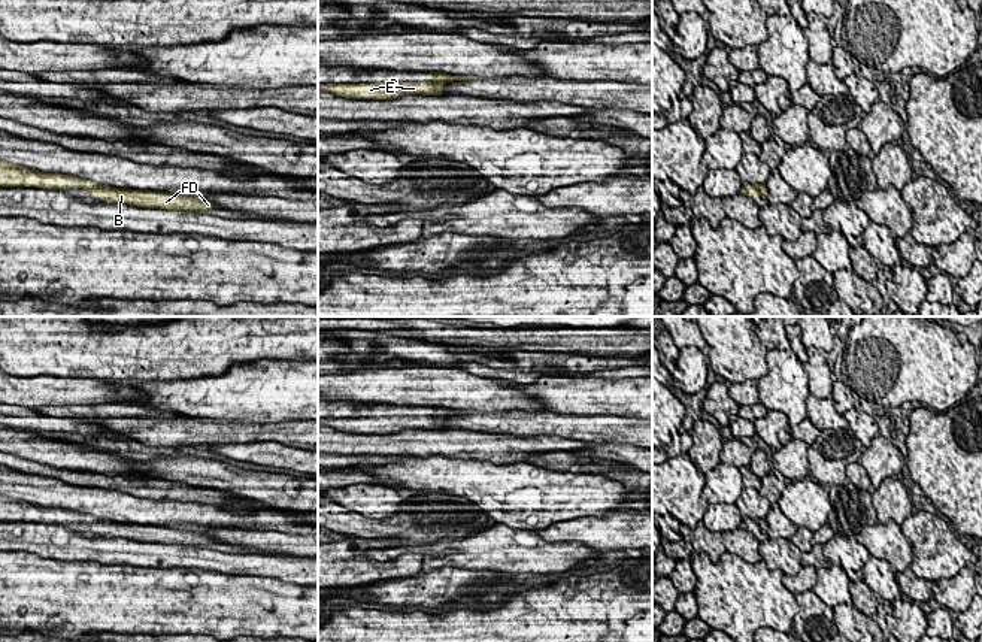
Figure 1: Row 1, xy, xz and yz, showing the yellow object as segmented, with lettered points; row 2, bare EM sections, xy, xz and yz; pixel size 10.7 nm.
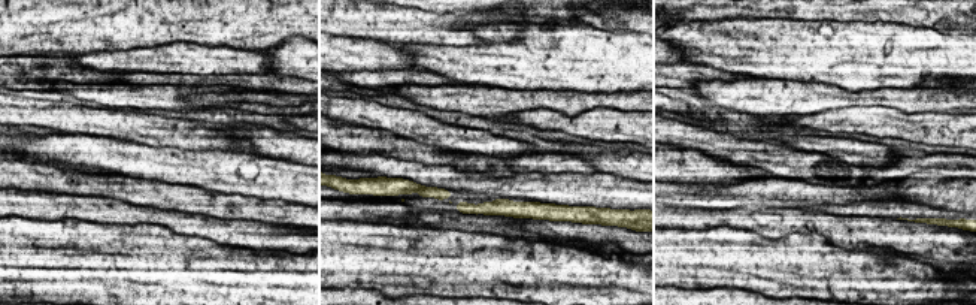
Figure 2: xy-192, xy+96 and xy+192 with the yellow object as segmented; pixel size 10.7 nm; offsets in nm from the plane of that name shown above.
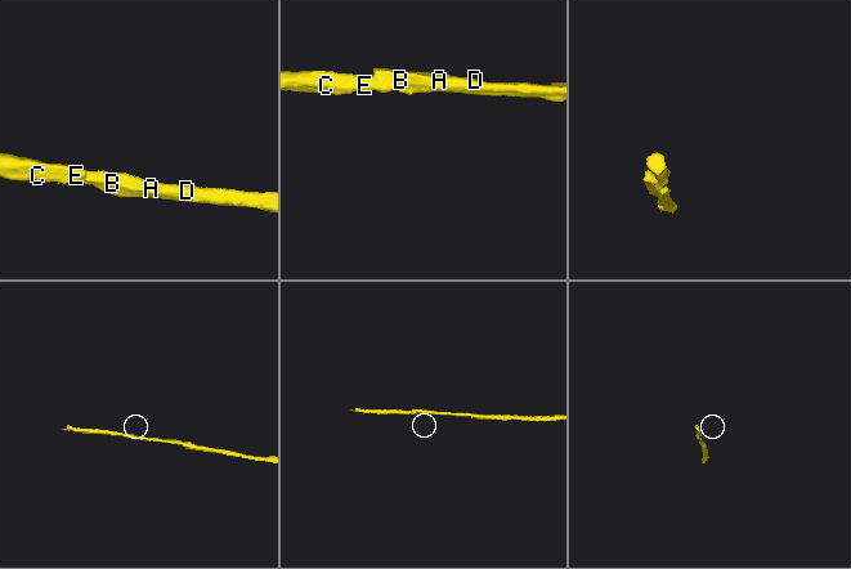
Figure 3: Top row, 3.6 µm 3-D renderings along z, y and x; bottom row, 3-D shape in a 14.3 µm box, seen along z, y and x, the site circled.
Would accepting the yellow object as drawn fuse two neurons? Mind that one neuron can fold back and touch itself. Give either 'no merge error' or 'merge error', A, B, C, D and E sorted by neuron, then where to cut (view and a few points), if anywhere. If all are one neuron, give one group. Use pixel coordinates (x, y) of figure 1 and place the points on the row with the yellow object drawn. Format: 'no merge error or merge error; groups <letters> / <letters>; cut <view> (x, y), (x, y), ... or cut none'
no merge error; groups A B C D E; cut none

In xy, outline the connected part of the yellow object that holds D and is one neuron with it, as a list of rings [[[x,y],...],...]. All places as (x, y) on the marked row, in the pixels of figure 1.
[[[0,161],[0,187],[40,187],[51,191],[63,188],[87,188],[93,199],[100,197],[103,202],[125,203],[148,209],[197,212],[216,208],[206,199],[182,197],[151,190],[130,190],[98,185],[93,181],[85,181],[72,175],[45,173],[4,161]]]

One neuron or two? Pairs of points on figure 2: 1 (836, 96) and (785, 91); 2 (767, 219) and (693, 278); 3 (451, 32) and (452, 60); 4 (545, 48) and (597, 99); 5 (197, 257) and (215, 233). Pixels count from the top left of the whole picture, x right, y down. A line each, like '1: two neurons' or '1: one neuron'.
1: one neuron
2: two neurons
3: two neurons
4: two neurons
5: two neurons

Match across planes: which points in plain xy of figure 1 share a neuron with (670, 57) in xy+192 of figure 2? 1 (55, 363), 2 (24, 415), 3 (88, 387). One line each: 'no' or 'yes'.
1: no
2: no
3: yes

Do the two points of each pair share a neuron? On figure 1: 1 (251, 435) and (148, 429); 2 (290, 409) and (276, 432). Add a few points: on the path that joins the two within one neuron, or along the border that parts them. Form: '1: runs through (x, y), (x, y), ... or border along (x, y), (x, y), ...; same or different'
1: runs through (226, 433), (173, 432); same
2: border along (263, 423), (279, 424); different

